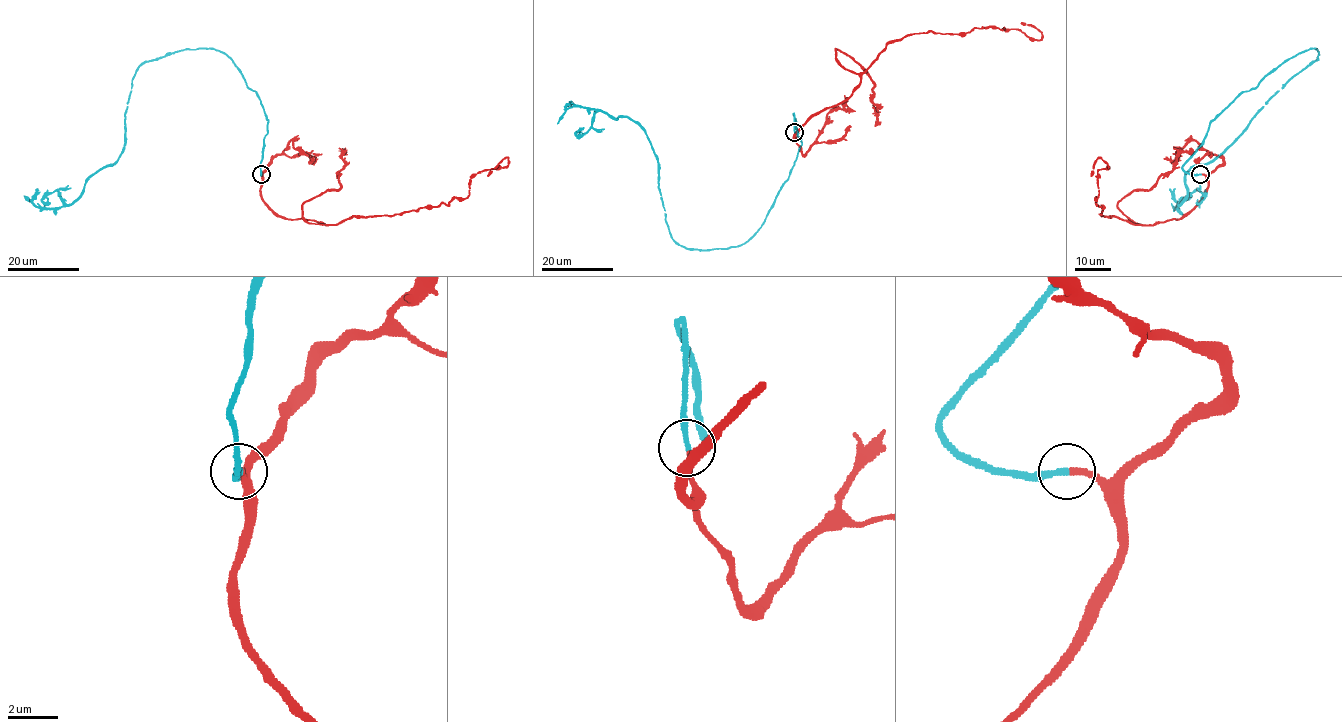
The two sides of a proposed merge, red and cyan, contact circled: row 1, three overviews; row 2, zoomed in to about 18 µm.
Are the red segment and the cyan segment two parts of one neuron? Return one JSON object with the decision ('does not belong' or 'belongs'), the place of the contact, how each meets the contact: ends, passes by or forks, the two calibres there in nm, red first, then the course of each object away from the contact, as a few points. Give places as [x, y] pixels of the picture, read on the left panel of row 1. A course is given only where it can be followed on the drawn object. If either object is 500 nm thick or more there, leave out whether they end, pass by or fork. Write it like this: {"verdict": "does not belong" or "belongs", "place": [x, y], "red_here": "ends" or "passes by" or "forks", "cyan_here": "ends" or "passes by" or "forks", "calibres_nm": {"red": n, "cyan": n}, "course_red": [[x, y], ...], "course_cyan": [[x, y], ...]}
{"verdict": "belongs", "place": [261, 174], "red_here": "ends", "cyan_here": "ends", "calibres_nm": {"red": 200, "cyan": 220}, "course_red": [[261, 174], [261, 199], [276, 213], [326, 225], [466, 198], [470, 179], [505, 167], [508, 158], [487, 176]], "course_cyan": [[261, 174], [257, 93], [227, 55], [179, 50], [136, 71], [113, 164], [50, 203]]}

